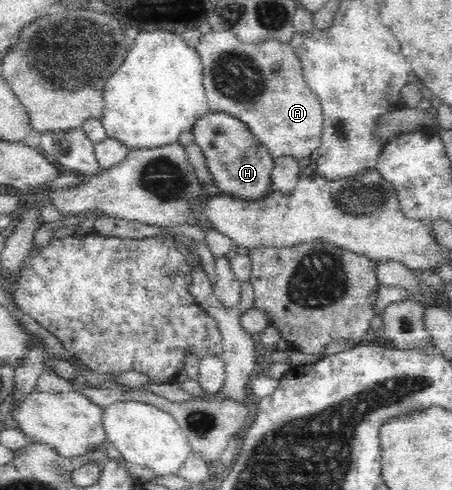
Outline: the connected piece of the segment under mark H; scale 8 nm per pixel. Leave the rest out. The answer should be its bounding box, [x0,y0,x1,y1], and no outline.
[194,112,274,199]

